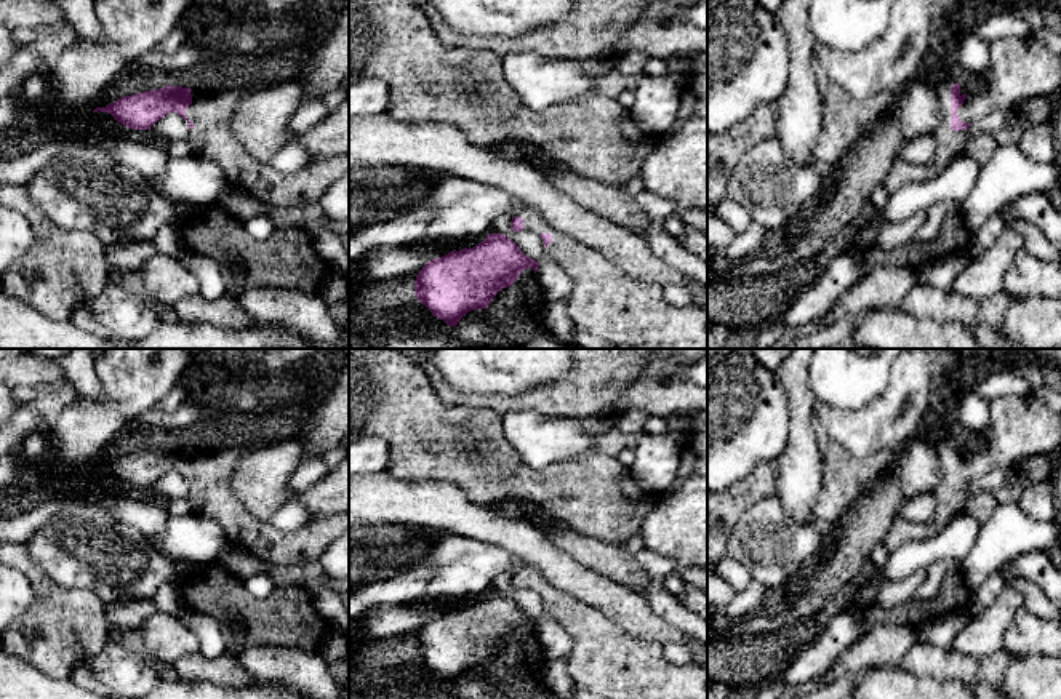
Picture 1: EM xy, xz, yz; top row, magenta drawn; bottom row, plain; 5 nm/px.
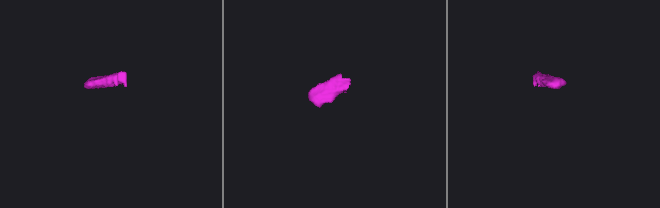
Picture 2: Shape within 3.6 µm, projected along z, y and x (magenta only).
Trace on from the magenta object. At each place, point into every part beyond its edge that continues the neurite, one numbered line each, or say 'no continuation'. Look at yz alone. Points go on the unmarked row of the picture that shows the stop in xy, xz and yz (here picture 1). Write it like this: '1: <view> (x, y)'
1: yz (948, 501)

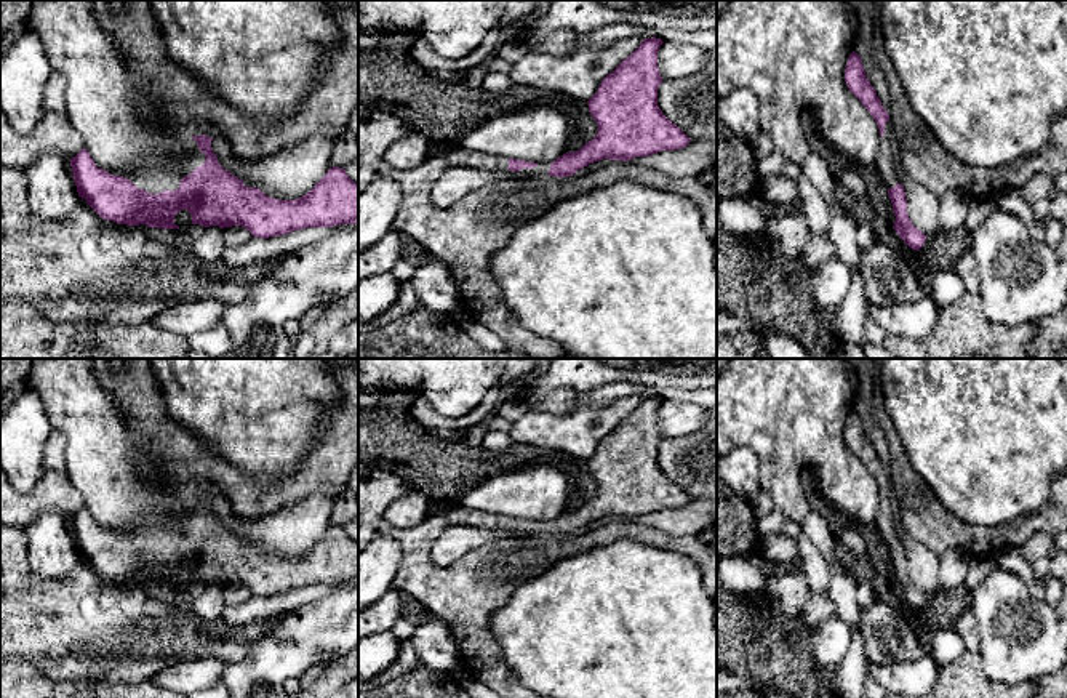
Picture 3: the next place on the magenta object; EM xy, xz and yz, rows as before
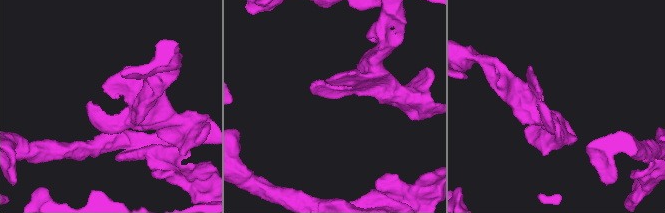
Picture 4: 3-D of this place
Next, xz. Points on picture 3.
1: xz (543, 527)

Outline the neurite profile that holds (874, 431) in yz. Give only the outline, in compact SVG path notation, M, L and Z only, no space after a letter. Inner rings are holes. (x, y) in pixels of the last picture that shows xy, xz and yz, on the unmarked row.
M845 359L845 363L849 363L857 375L857 387L854 392L854 411L861 415L865 434L877 450L878 458L886 471L891 467L891 456L888 450L888 442L885 431L877 423L872 415L872 392L875 387L873 365L872 359Z

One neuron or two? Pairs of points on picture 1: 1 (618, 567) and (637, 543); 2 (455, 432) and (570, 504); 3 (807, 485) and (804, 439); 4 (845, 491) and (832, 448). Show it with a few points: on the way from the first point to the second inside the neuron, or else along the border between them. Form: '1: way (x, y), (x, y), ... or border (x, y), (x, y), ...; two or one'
1: border (623, 546), (632, 555); two
2: way (484, 461), (495, 472), (541, 487); one
3: way (804, 474), (804, 450); one
4: way (845, 480), (836, 459); one

